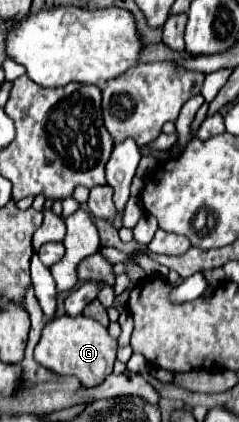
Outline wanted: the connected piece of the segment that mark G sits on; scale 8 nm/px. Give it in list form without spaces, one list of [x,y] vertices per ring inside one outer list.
[[[64,315],[46,323],[42,339],[36,345],[34,359],[52,373],[74,375],[80,379],[84,387],[96,387],[112,373],[112,365],[116,361],[116,347],[118,347],[116,339],[112,339],[106,327],[102,327],[96,319],[84,315],[80,317]]]

